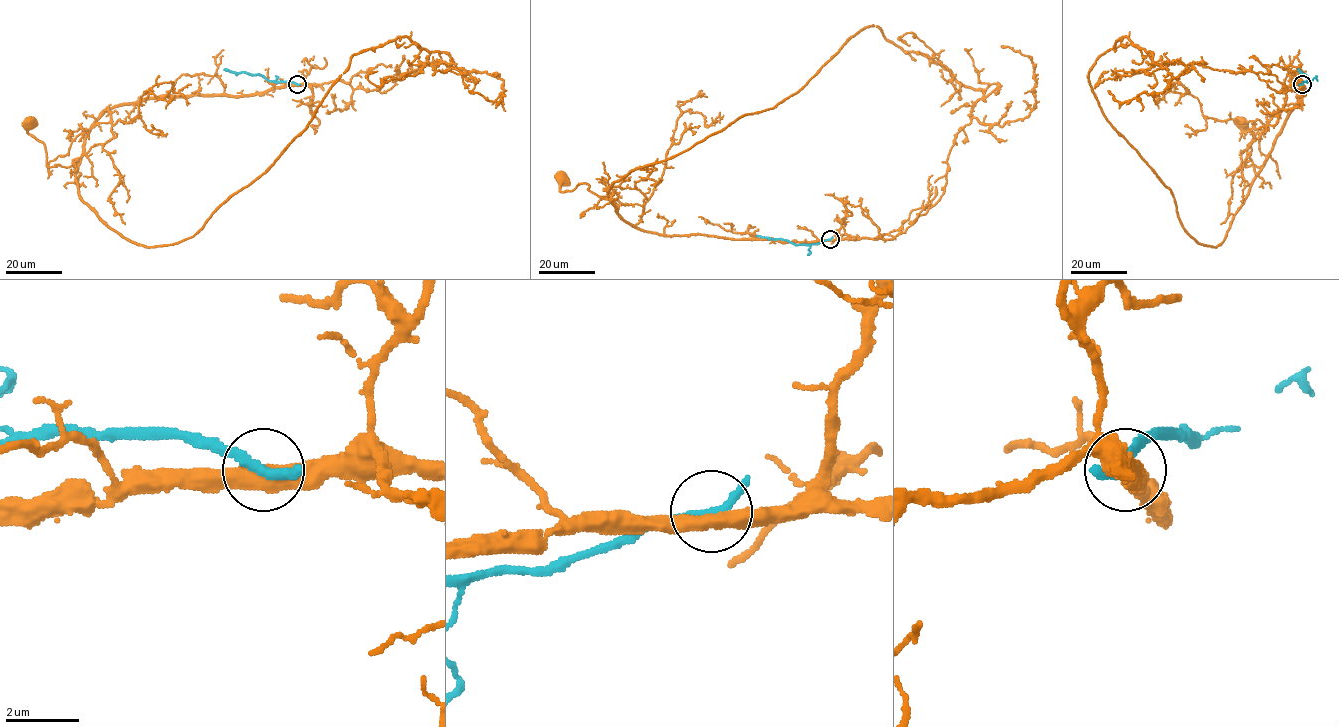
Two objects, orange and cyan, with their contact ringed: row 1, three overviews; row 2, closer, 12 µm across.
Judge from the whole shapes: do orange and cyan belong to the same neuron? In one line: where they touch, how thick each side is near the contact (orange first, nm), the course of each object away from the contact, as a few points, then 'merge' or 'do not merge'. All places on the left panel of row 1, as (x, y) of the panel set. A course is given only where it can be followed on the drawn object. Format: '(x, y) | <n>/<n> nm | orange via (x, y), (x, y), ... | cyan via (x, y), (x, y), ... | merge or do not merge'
(297, 84) | 480/240 nm | orange via (297, 84), (115, 105), (90, 130), (79, 163), (70, 167), (46, 164), (45, 145), (27, 133), (28, 122) | cyan via (297, 84), (270, 81), (259, 75), (224, 68) | do not merge

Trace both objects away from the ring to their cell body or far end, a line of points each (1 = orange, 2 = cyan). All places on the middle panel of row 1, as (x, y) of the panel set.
1: (830, 239), (783, 242), (647, 232), (622, 218), (589, 185), (582, 183), (561, 192), (561, 178)
2: (830, 239), (794, 244), (756, 236)

